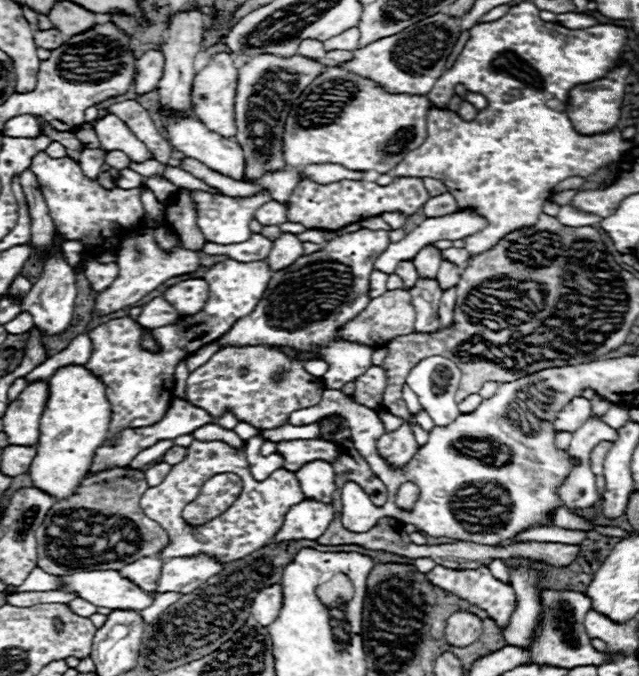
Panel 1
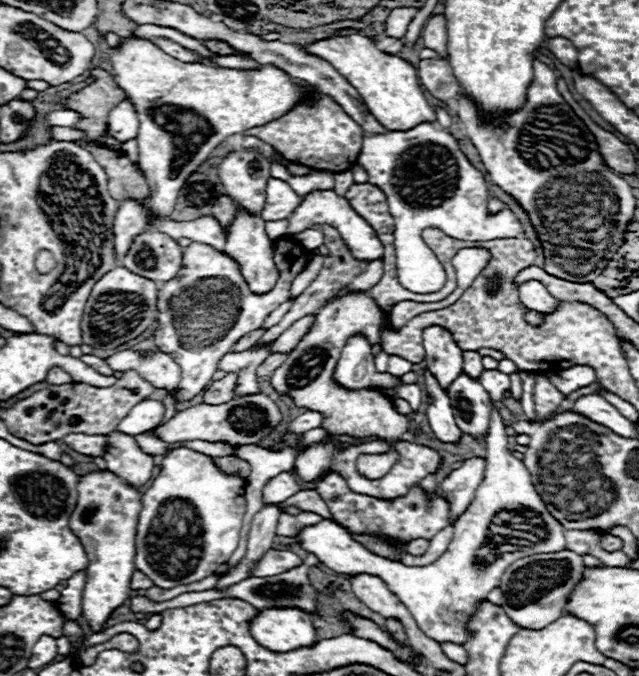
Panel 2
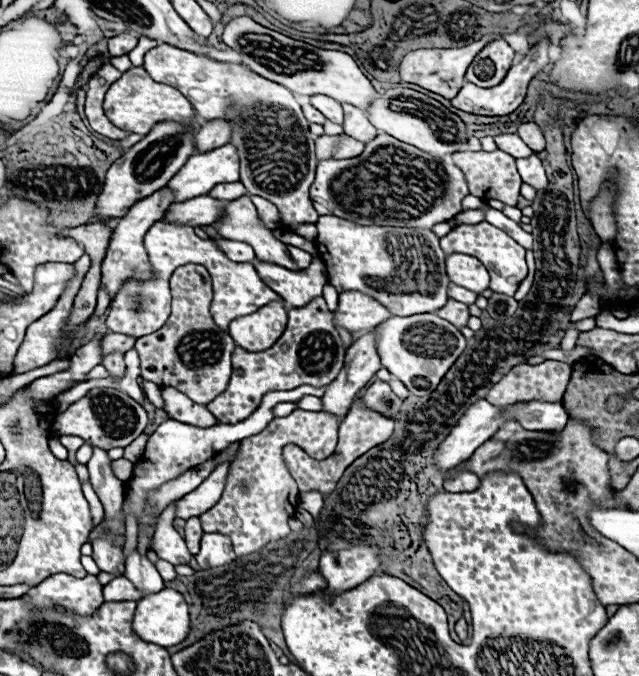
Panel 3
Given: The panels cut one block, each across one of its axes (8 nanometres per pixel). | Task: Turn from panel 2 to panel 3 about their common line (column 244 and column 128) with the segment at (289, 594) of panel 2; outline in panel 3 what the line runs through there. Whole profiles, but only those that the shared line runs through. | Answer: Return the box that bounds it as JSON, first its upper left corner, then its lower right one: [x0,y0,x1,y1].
[104,576,142,602]

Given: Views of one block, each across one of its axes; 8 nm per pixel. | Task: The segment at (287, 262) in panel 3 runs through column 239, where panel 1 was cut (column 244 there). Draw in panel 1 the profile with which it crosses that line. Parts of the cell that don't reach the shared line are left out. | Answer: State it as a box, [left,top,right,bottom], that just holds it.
[190,190,270,244]

